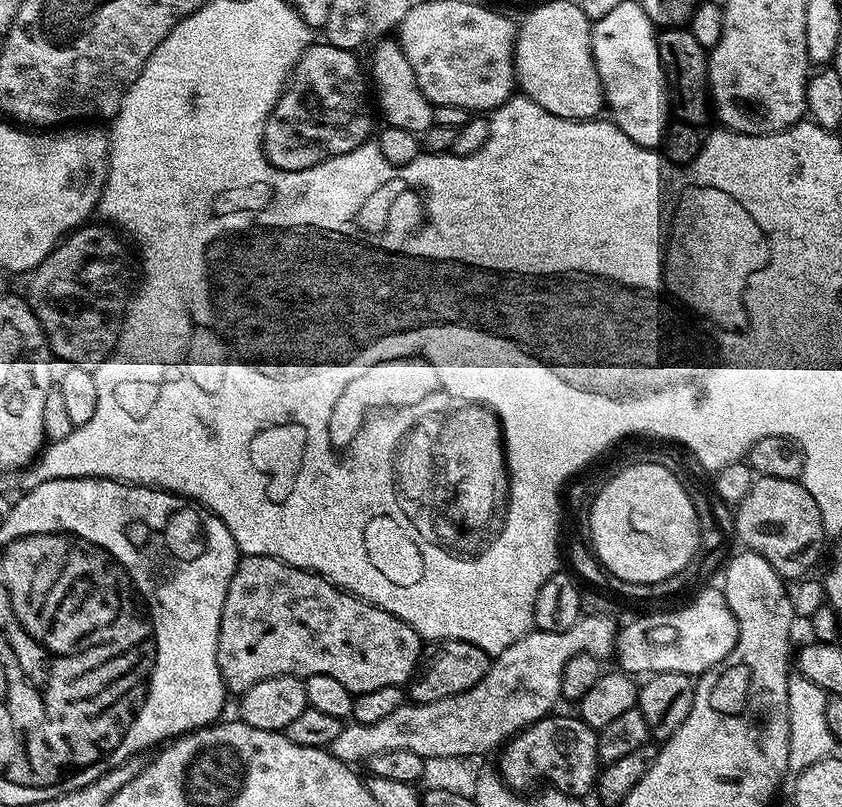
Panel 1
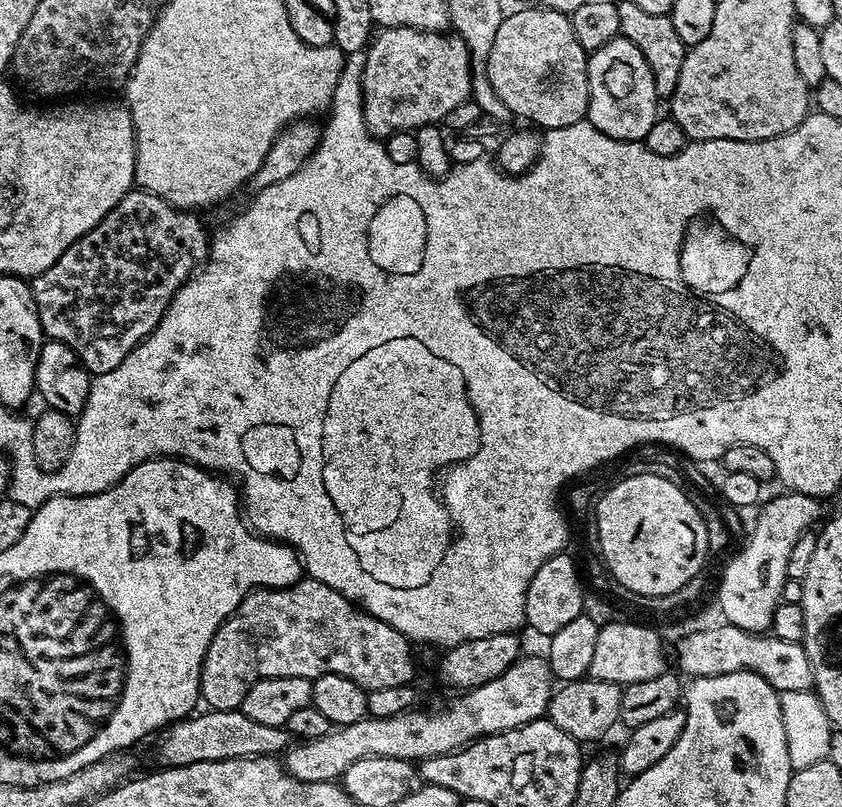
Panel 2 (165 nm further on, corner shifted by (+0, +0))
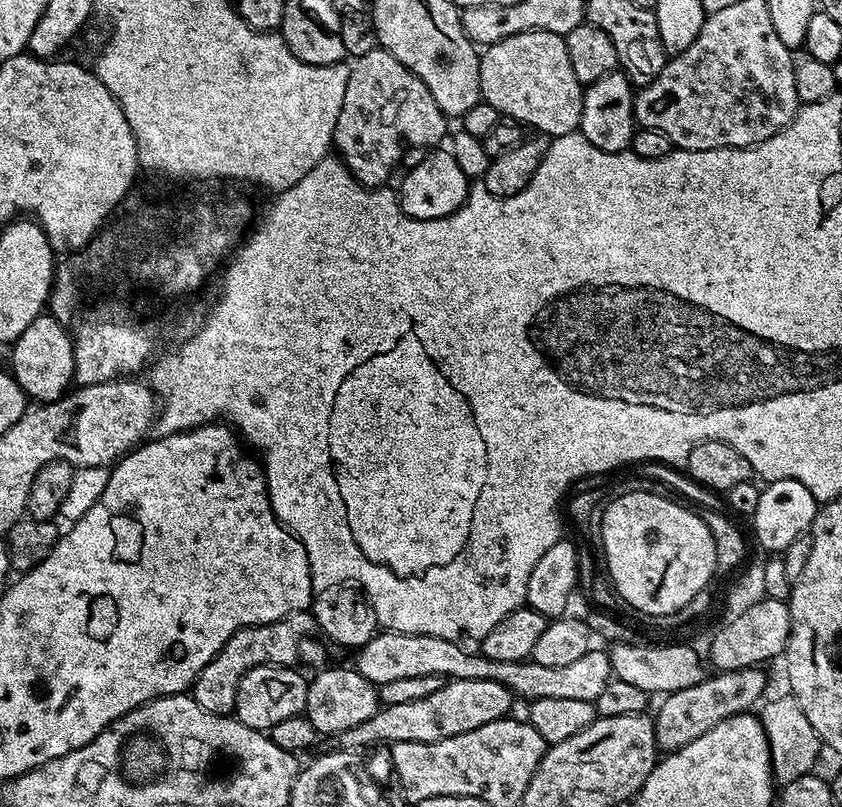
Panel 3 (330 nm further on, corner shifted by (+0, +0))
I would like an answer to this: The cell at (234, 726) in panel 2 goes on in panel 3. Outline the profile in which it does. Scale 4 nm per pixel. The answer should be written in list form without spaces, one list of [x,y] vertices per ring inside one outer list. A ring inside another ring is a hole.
[[[486,678],[449,680],[434,694],[418,698],[414,702],[402,702],[399,706],[381,706],[366,722],[350,726],[340,733],[339,747],[344,750],[365,750],[371,744],[391,746],[398,742],[442,742],[442,738],[454,738],[454,734],[466,734],[466,730],[478,730],[486,722],[505,719],[512,708],[514,697],[502,682]]]

